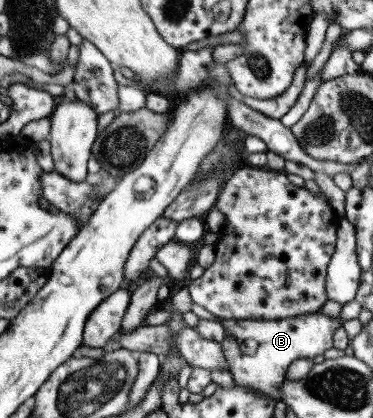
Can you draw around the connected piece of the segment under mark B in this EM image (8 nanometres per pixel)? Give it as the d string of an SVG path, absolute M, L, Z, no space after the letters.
M320 312L273 321L225 319L221 322L224 339L219 345L236 385L258 389L264 395L280 401L279 385L290 363L296 359L312 360L333 348L334 331L342 324L340 317L328 318Z

